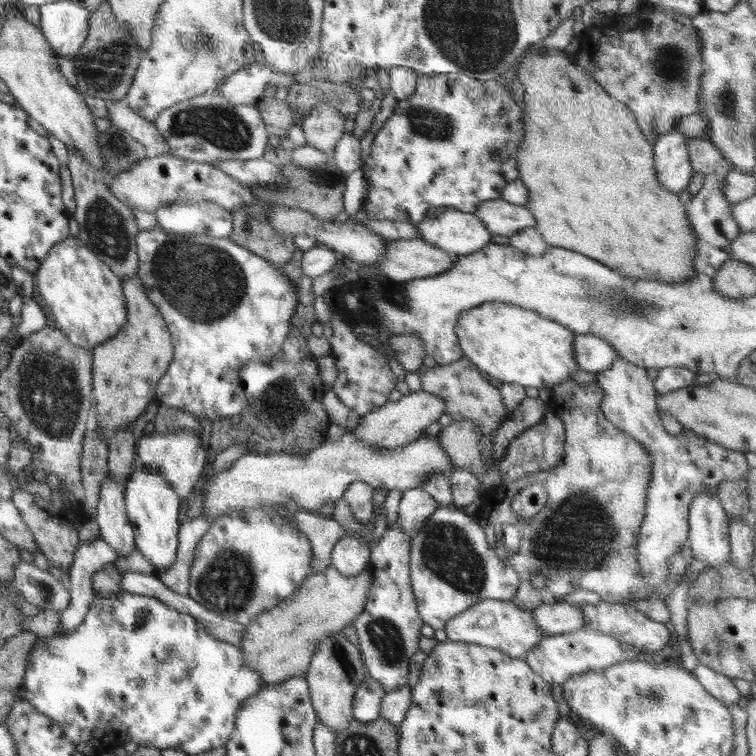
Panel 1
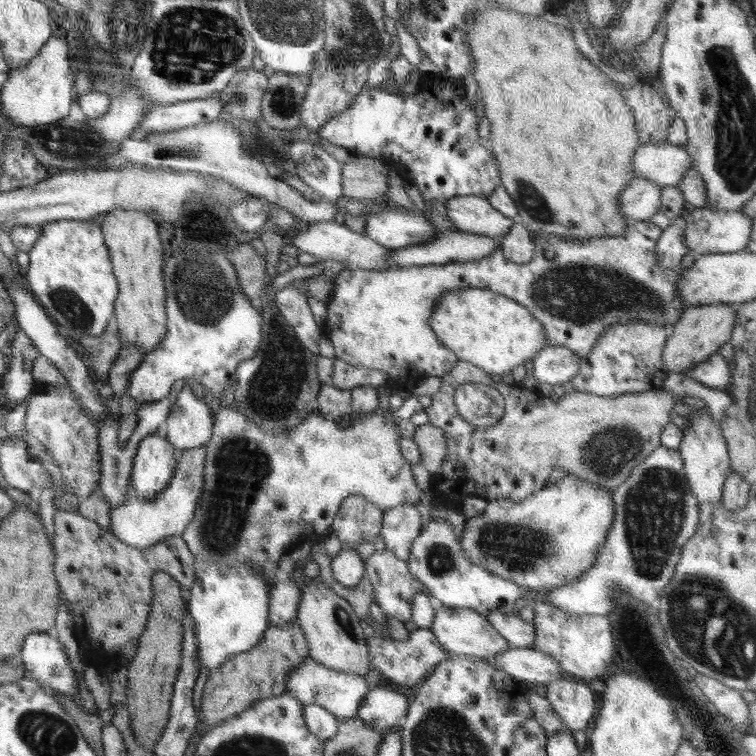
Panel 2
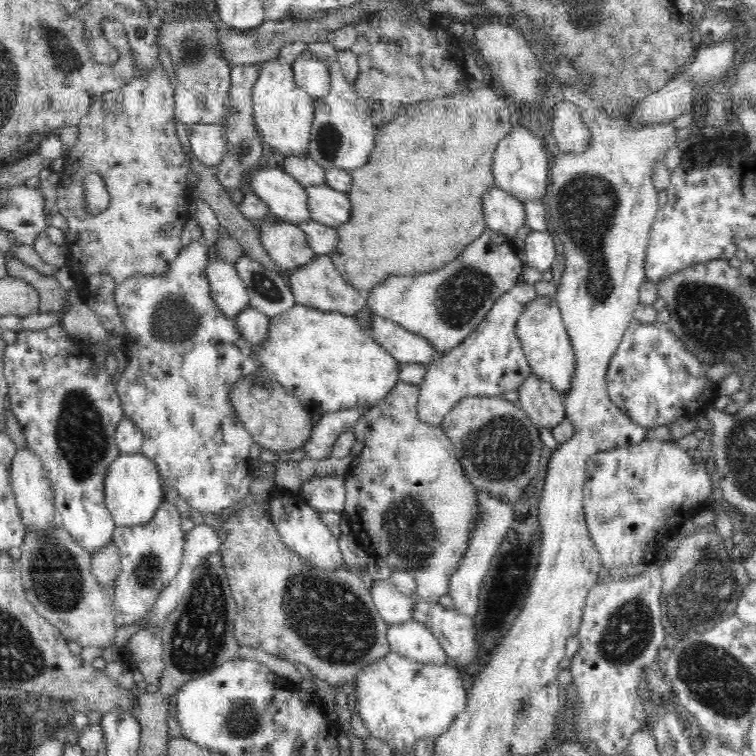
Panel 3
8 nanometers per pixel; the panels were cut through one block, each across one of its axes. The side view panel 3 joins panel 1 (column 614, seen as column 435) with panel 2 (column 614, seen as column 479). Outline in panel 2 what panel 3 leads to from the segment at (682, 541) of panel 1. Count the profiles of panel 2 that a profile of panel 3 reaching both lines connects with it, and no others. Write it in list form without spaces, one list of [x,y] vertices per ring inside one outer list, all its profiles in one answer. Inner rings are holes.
[[[642,320],[618,322],[610,326],[596,346],[580,360],[579,372],[572,378],[576,391],[599,397],[617,397],[662,389],[668,374],[663,369],[663,348],[670,330],[662,324],[646,324]]]

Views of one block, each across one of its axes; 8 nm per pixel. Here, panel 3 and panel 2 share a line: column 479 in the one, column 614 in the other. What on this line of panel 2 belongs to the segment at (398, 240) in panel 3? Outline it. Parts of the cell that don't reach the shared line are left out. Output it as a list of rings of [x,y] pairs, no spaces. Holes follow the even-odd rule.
[[[488,6],[480,14],[472,13],[472,18],[466,18],[466,26],[462,32],[467,32],[466,43],[470,45],[470,51],[474,55],[473,77],[478,83],[479,96],[484,105],[484,116],[491,124],[490,141],[492,153],[494,153],[498,163],[498,172],[501,178],[501,185],[514,200],[517,208],[517,220],[523,223],[527,230],[532,230],[533,240],[542,235],[557,235],[566,241],[588,241],[589,239],[602,239],[625,236],[626,229],[631,222],[624,217],[620,211],[618,198],[622,190],[628,186],[628,182],[636,177],[634,173],[633,156],[641,142],[635,129],[635,116],[620,94],[620,87],[612,81],[602,70],[590,63],[580,49],[574,43],[572,32],[562,25],[556,25],[546,21],[543,17],[532,18],[532,16],[522,16],[514,10],[508,10],[504,6]]]

